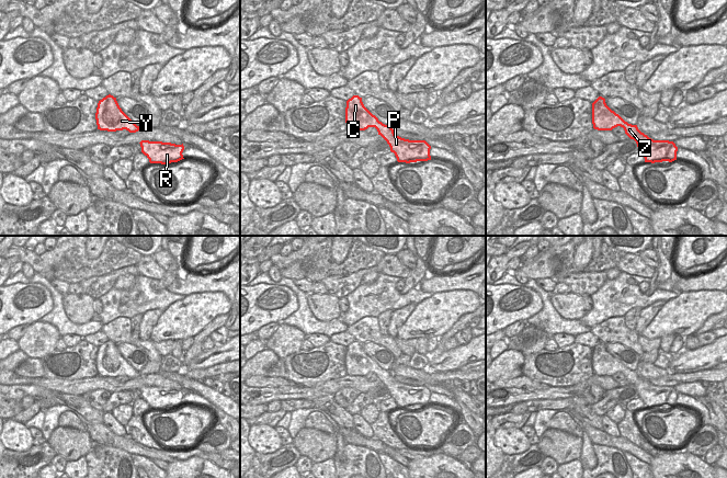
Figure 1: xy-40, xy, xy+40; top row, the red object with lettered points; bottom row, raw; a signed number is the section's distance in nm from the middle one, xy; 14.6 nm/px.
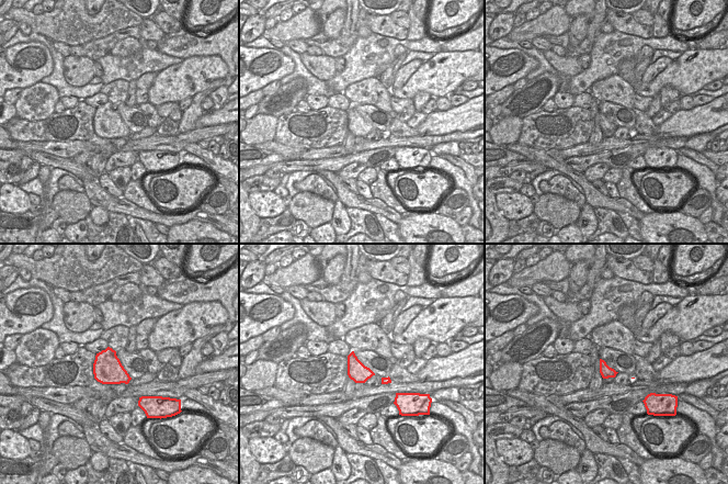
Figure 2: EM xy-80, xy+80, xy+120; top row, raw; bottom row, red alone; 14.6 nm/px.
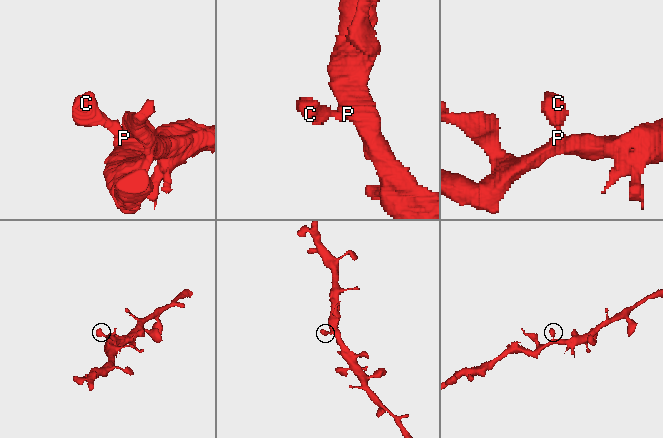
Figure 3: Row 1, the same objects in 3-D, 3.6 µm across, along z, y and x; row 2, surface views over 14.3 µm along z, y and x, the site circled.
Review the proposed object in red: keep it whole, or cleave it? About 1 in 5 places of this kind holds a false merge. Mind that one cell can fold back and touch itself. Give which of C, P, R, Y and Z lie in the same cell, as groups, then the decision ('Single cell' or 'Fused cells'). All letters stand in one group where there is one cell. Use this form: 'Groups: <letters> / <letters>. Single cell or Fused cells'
Groups: C P R Y Z. Single cell.

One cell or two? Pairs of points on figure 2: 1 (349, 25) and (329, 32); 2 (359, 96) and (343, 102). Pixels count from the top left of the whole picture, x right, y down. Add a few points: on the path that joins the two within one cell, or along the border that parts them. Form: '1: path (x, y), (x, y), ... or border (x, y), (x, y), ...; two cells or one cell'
1: border (347, 11), (340, 34); two cells
2: border (342, 92), (352, 104); two cells

